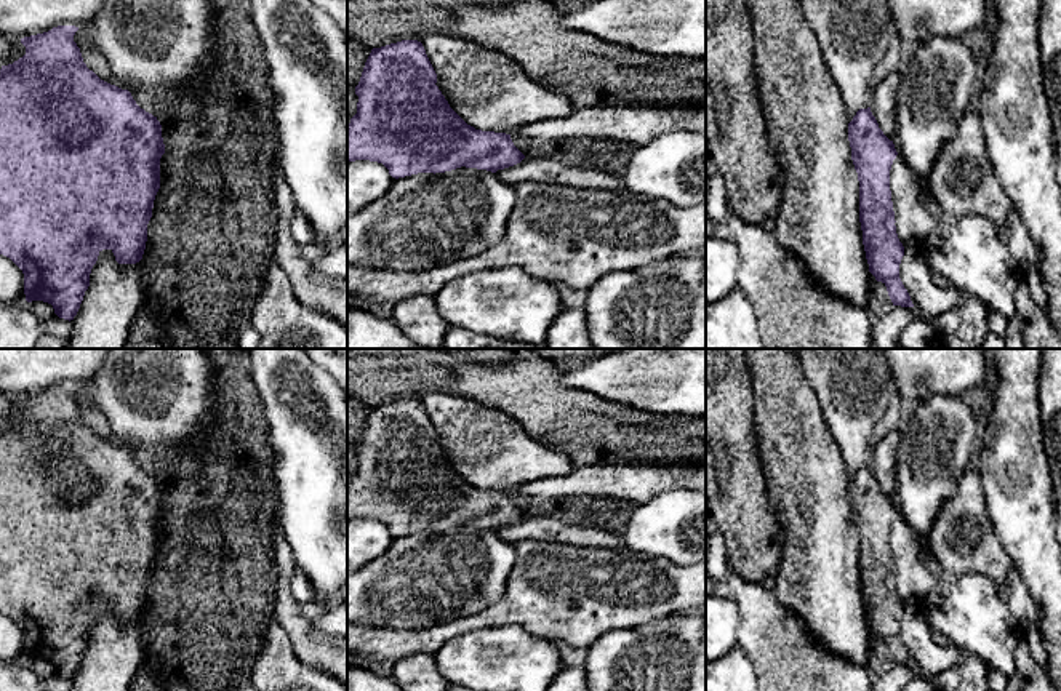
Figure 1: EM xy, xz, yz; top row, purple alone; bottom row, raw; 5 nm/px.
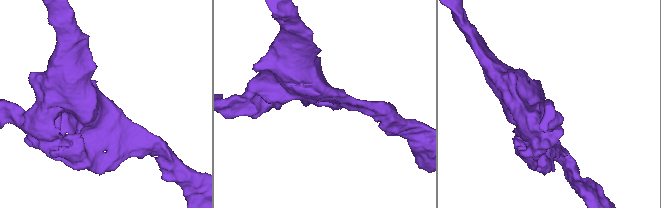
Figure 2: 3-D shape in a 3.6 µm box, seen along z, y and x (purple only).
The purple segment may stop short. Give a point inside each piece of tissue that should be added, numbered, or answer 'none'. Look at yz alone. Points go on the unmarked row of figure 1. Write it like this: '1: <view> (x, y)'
none

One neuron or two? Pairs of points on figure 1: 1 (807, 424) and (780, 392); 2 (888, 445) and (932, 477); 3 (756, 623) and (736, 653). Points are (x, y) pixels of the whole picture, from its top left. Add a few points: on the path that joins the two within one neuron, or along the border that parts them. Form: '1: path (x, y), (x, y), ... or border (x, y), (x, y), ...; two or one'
1: path (799, 416), (784, 400); one
2: border (901, 431), (896, 451), (896, 488); two
3: border (736, 645), (757, 674); two

